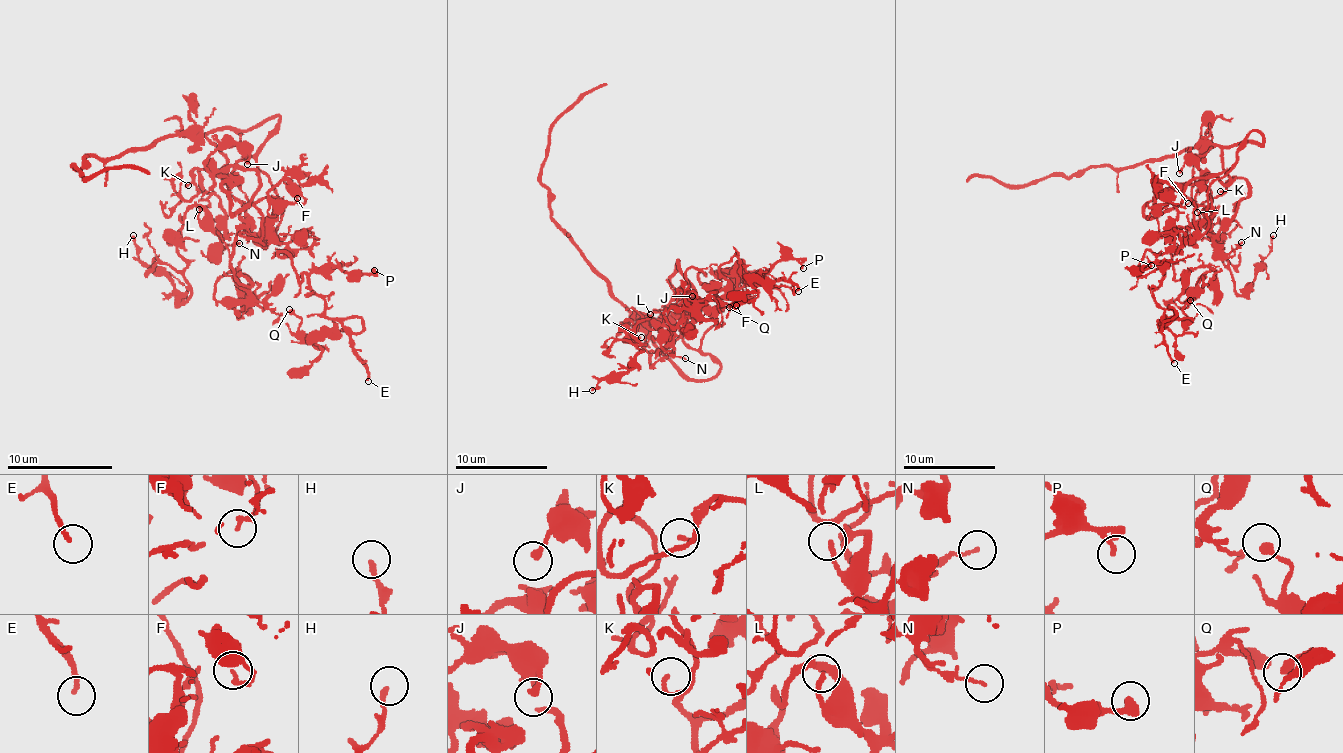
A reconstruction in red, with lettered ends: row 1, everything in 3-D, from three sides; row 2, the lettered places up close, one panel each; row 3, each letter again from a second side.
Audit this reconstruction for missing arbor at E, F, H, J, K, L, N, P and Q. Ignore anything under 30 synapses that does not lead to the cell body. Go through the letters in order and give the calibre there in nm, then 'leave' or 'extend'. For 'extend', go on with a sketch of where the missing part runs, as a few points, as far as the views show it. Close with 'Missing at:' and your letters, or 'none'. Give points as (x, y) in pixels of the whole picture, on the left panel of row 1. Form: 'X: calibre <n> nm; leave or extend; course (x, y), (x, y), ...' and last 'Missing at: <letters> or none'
E: calibre 170 nm; leave
F: calibre 110 nm; leave
H: calibre 180 nm; leave
J: calibre 140 nm; leave
K: calibre 140 nm; leave
L: calibre 170 nm; leave
N: calibre 130 nm; leave
P: calibre 130 nm; leave
Q: calibre 280 nm; leave
Missing at: none

